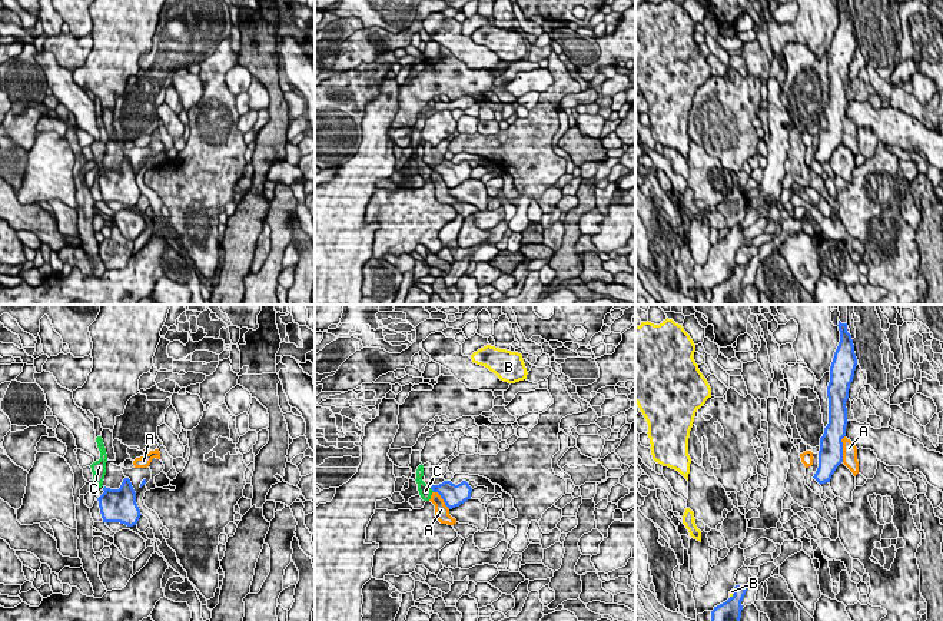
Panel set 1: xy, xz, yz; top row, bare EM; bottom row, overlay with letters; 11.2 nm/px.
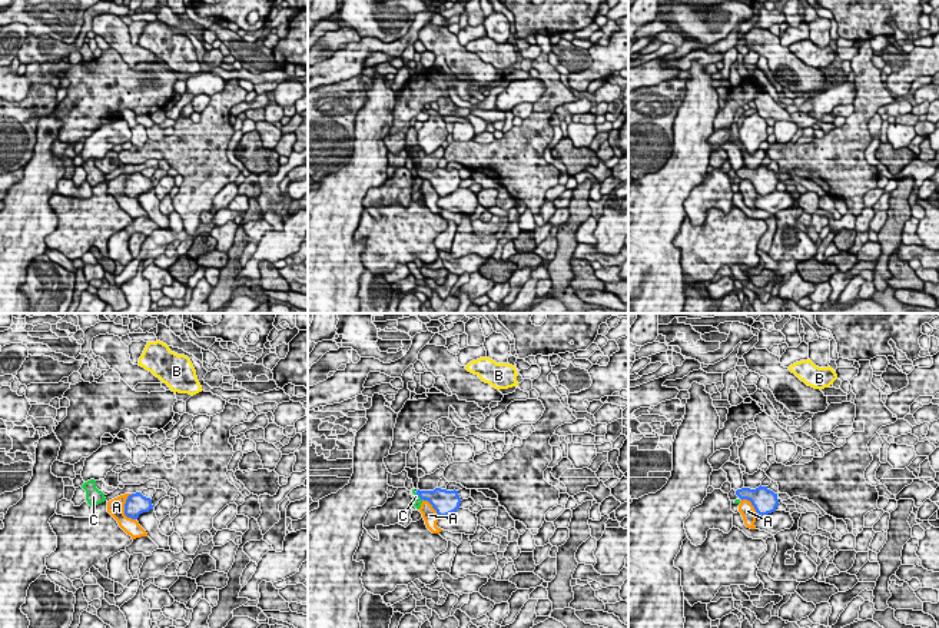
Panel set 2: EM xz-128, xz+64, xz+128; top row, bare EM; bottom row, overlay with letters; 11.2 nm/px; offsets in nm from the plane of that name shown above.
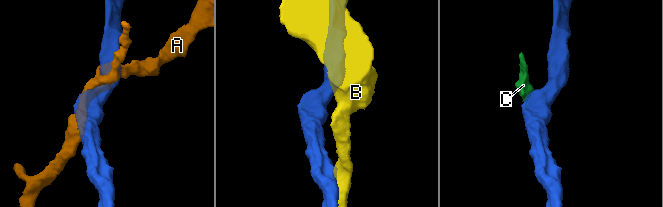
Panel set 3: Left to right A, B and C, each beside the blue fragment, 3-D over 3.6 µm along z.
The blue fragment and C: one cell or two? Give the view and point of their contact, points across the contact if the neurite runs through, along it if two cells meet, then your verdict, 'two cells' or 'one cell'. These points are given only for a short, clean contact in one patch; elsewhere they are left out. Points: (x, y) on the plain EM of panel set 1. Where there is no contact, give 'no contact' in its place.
contact xz (431, 168); border xz (428, 165), (434, 170); two cells

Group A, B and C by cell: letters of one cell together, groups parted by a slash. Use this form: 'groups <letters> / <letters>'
groups A / B / C

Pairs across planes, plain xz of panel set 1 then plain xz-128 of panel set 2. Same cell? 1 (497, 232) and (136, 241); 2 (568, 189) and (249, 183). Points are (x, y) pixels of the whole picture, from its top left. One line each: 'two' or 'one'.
1: one
2: one

